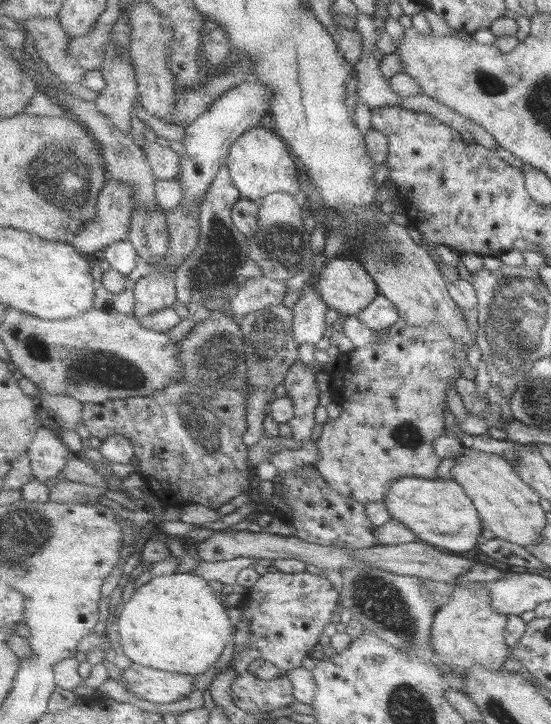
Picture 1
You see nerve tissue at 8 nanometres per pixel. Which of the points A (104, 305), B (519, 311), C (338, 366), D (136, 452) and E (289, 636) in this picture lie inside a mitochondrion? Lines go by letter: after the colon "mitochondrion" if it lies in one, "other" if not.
A: other
B: mitochondrion
C: other
D: other
E: other

